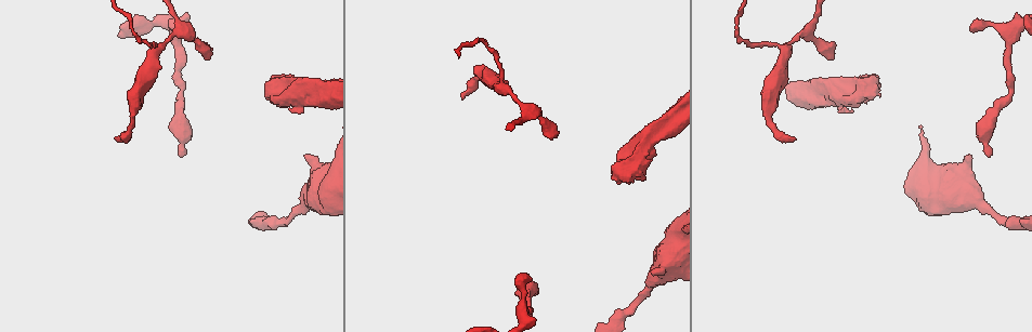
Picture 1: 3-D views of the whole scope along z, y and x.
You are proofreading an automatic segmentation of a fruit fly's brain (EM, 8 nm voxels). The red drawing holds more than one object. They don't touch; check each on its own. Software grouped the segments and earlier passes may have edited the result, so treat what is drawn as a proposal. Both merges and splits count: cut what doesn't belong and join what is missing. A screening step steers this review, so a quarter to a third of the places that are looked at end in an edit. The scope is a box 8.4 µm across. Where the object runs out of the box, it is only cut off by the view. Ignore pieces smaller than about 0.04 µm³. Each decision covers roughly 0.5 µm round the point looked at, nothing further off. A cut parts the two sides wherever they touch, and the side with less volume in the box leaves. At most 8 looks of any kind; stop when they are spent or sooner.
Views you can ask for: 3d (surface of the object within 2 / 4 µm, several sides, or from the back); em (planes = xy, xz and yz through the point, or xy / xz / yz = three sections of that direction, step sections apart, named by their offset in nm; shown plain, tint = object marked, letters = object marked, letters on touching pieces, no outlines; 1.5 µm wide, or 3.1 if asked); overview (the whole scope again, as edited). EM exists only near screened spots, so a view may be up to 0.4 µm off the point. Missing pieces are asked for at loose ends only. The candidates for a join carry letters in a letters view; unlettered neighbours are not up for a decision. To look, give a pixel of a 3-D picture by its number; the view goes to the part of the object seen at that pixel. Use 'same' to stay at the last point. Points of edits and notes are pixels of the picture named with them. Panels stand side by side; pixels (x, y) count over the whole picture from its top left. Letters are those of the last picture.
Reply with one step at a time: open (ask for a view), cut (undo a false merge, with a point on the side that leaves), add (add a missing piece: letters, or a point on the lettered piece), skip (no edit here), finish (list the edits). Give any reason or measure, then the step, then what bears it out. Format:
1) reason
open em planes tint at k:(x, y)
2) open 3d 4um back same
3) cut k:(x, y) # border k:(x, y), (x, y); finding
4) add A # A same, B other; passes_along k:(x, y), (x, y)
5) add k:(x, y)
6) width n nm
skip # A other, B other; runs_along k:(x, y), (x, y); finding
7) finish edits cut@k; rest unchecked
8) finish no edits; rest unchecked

sudden change in width
open 3d 2um back at 1:(157, 51)

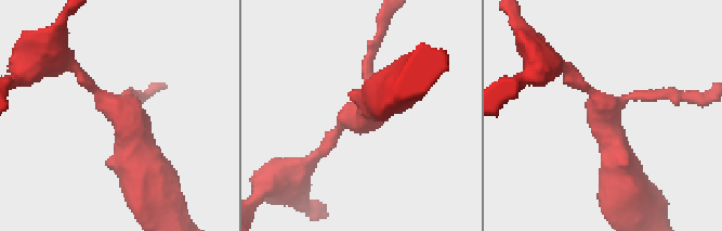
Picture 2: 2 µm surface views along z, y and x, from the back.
need the tissue
open em planes plain at 2:(126, 115)

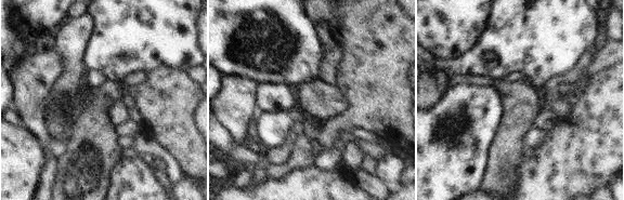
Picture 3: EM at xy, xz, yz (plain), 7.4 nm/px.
open em planes letters same

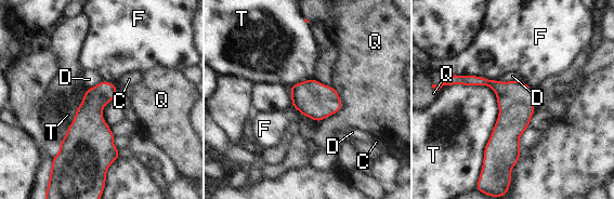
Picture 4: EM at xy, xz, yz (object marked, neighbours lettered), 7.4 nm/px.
skip # C other, D other, F other, Q other, T other; border 4:(445, 84), (495, 93), (481, 169); all the same neuron

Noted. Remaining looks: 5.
tapers out
open em planes letters at 1:(461, 99)

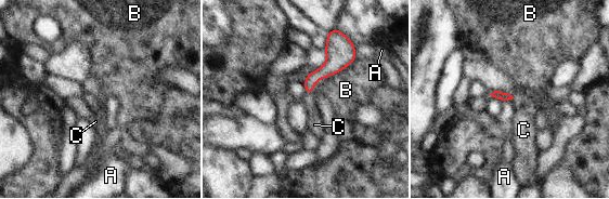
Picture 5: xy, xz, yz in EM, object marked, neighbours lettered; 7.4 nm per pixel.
add C # A other, B other, C same; it goes on there

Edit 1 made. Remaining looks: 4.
open 3d 2um back at 1:(179, 156)

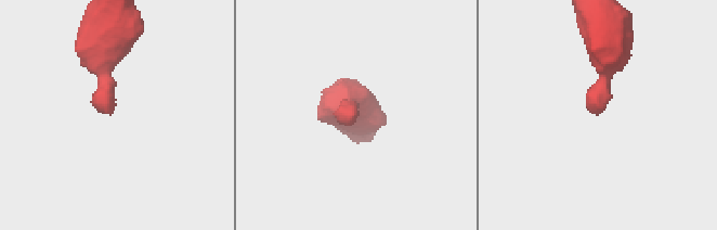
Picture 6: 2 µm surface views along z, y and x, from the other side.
shape alone is not enough
open em planes letters at 6:(113, 112)

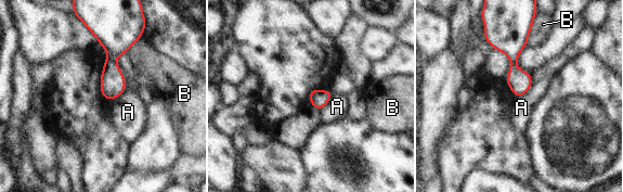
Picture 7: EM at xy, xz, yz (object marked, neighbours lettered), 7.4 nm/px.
skip # A other, B other; border 7:(531, 74), (530, 89), (517, 98); none of them fits

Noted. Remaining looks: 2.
finish edits add@5; rest unchecked

